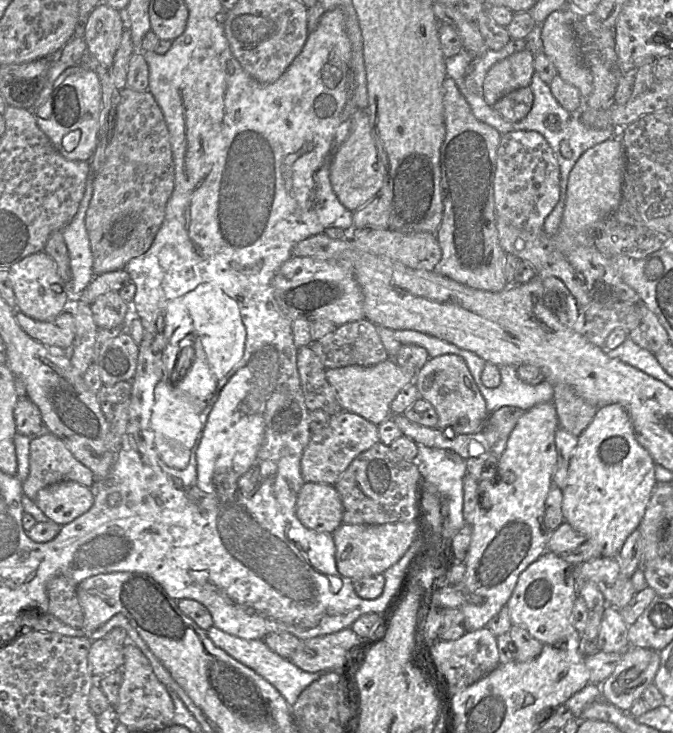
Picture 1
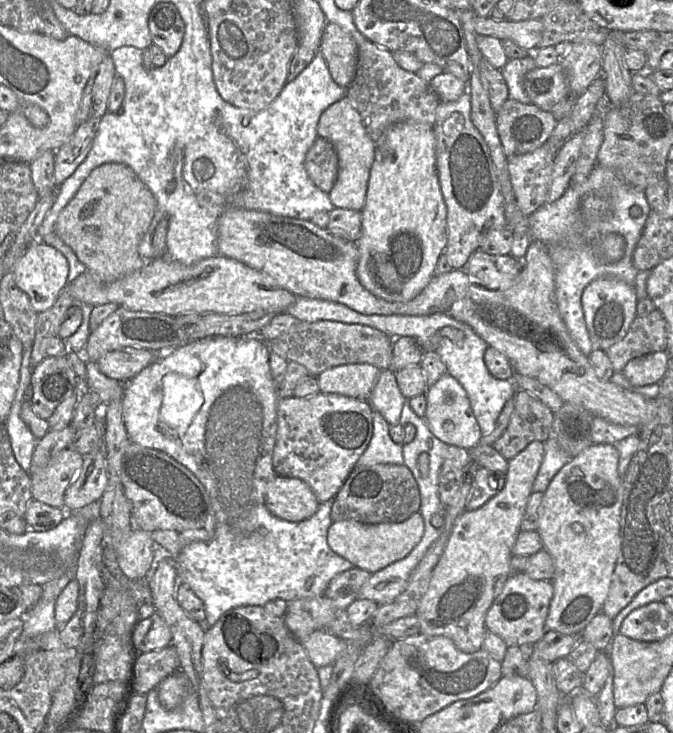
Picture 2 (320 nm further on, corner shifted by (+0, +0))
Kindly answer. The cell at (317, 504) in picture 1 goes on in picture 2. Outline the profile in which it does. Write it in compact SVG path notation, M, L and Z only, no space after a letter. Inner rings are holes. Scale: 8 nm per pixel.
M277 475L267 486L265 505L279 519L301 522L312 517L320 503L303 480Z

